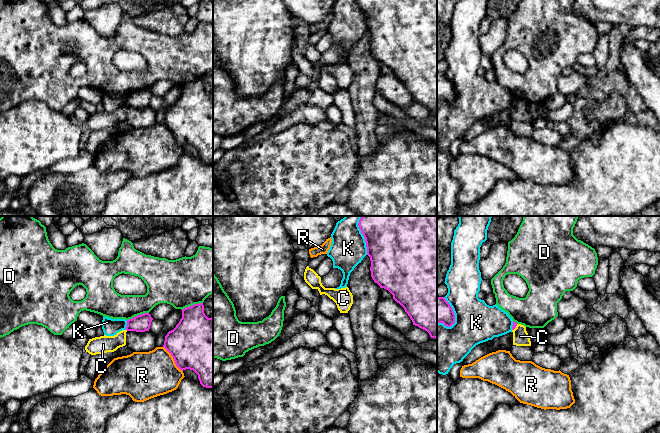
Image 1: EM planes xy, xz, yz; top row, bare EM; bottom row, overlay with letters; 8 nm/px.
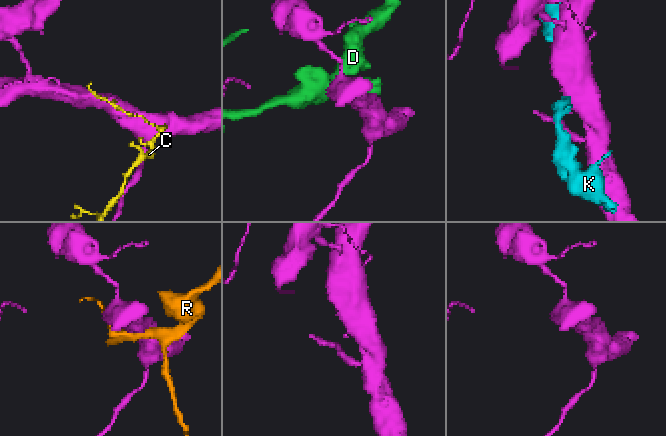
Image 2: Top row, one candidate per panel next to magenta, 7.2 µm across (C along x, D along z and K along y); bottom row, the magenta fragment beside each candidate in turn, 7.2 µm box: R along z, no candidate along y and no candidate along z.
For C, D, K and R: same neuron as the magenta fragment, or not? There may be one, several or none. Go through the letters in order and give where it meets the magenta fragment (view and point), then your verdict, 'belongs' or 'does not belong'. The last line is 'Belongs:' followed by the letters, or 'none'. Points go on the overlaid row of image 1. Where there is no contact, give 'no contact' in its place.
C: meets magenta in yz at (515, 327); does not belong
D: meets magenta in xy at (138, 315); does not belong
K: meets magenta in xz at (363, 235); does not belong
R: meets magenta in xy at (173, 358); does not belong
Belongs: none

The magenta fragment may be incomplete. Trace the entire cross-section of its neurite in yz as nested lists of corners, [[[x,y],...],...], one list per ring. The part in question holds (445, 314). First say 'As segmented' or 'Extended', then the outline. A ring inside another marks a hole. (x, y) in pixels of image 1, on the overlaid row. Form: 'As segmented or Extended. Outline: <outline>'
As segmented. Outline: [[[437,297],[437,324],[451,327],[455,323],[455,314],[444,297]]]

